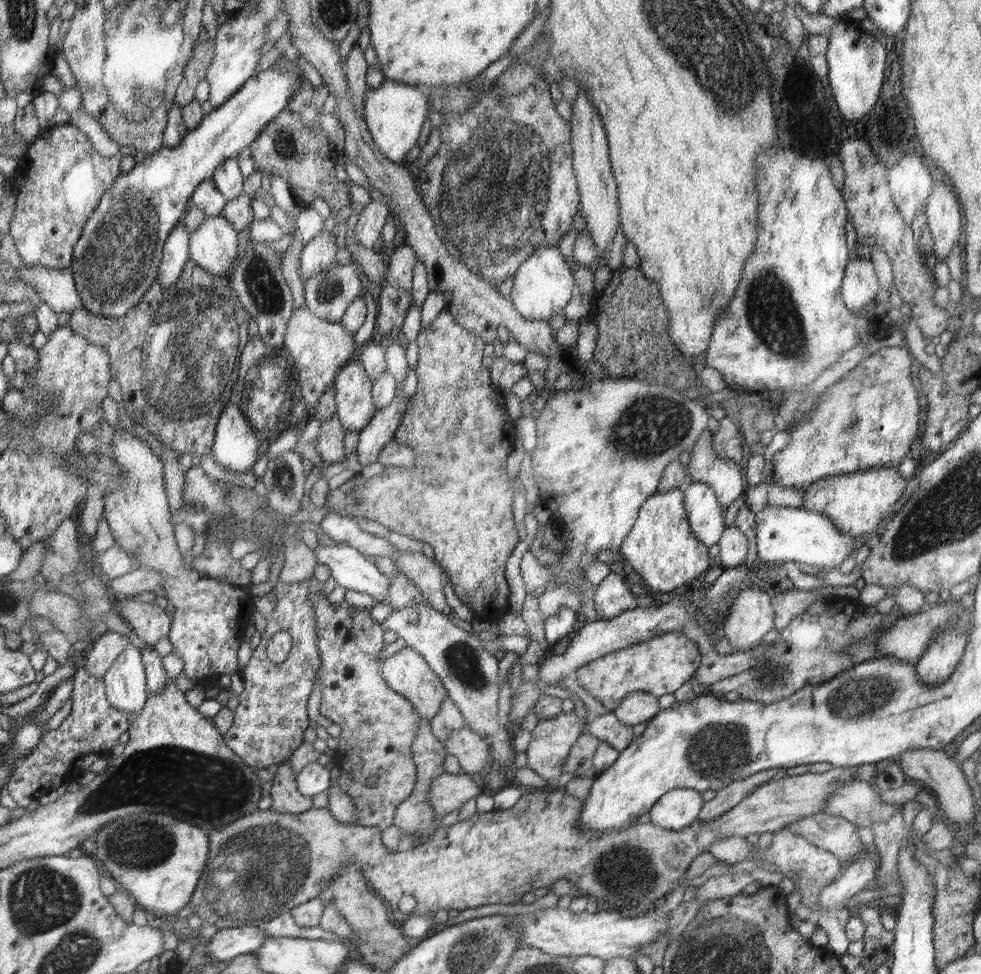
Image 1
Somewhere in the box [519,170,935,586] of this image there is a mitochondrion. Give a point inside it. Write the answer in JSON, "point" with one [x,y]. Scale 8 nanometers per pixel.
{"point":[770,312]}

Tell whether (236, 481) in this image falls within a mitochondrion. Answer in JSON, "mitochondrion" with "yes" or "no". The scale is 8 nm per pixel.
{"mitochondrion":"no"}

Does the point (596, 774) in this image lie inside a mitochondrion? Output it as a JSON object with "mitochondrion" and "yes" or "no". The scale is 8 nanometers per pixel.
{"mitochondrion":"no"}

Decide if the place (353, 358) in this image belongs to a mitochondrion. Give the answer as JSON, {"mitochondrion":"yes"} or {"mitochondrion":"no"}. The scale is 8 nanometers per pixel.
{"mitochondrion":"no"}

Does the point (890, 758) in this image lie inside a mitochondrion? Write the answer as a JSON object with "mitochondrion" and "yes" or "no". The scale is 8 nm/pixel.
{"mitochondrion":"no"}

